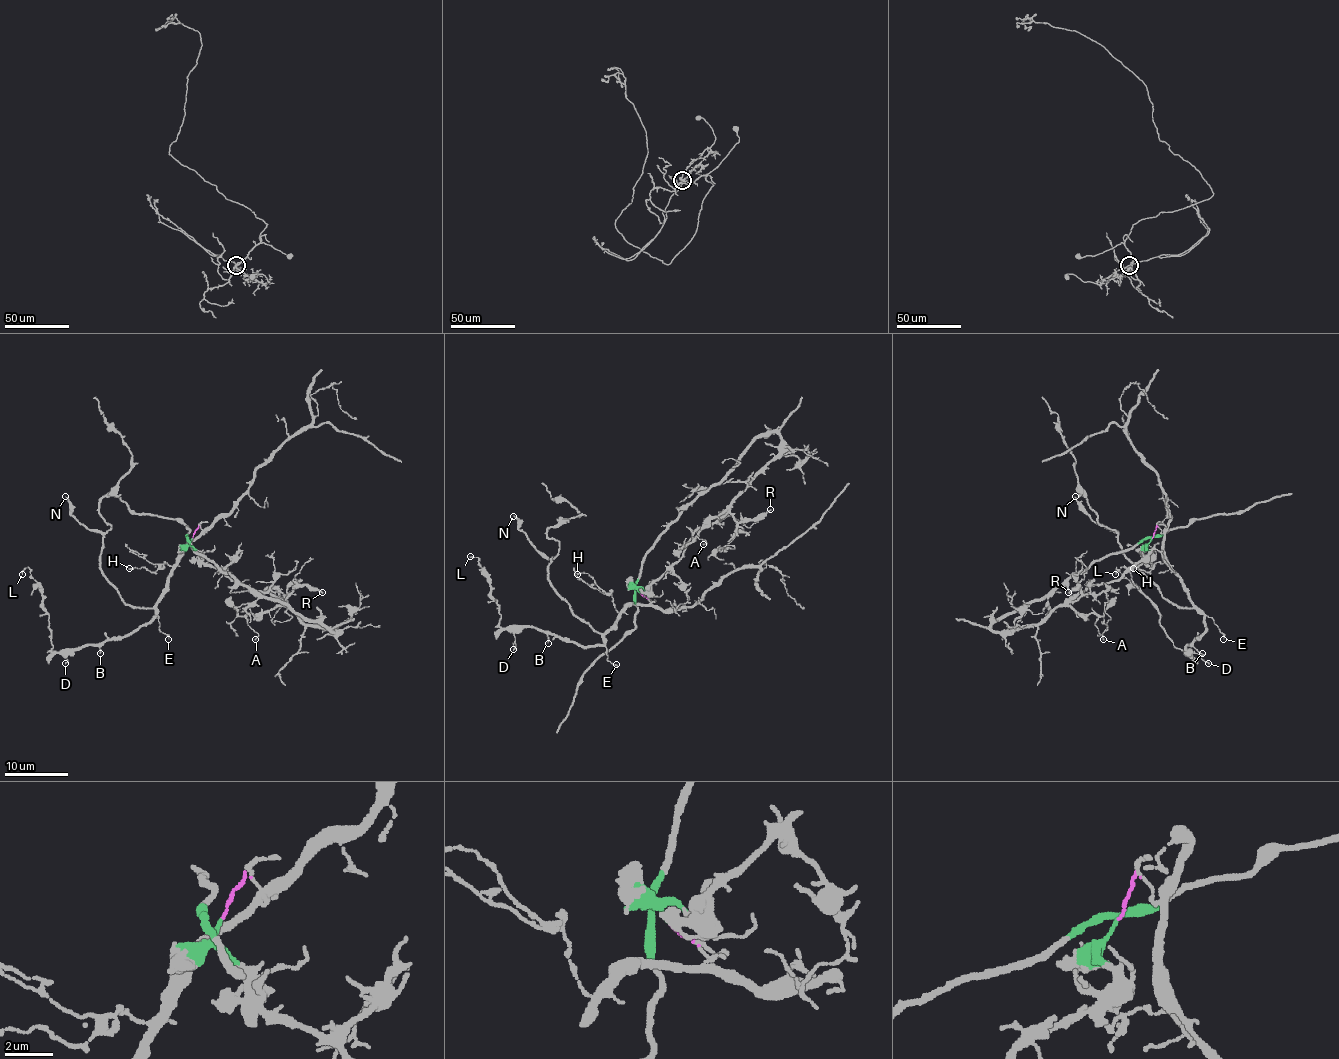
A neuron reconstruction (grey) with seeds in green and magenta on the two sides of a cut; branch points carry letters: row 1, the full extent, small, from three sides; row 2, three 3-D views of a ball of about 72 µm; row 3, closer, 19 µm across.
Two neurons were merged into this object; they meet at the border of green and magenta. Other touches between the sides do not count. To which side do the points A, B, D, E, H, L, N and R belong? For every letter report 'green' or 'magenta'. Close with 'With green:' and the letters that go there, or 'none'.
A: green
B: magenta
D: magenta
E: magenta
H: magenta
L: magenta
N: magenta
R: green
With green: A, R

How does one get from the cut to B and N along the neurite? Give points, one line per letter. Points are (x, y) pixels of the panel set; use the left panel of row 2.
B: (191, 538), (199, 527), (202, 530), (183, 549), (154, 615), (127, 634), (111, 637), (100, 647), (100, 653)
N: (191, 538), (202, 530), (183, 549), (161, 599), (130, 607), (100, 567), (102, 535), (74, 517), (65, 497)

